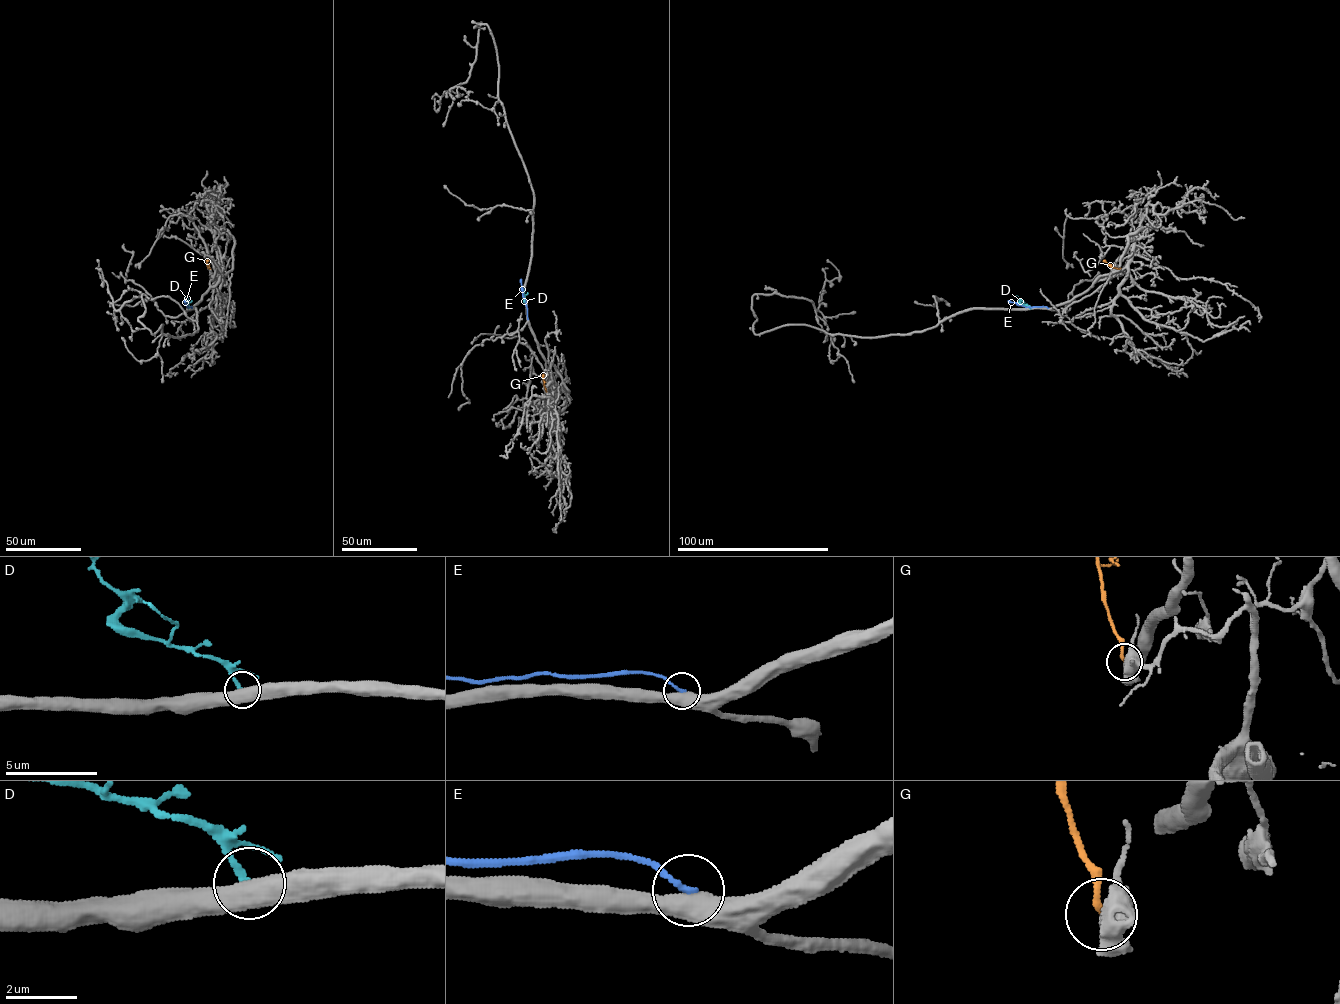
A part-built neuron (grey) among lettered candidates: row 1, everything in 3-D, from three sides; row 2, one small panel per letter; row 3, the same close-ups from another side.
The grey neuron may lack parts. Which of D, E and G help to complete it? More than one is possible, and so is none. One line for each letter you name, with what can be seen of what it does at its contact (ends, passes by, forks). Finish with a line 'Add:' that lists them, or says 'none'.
Add: none

